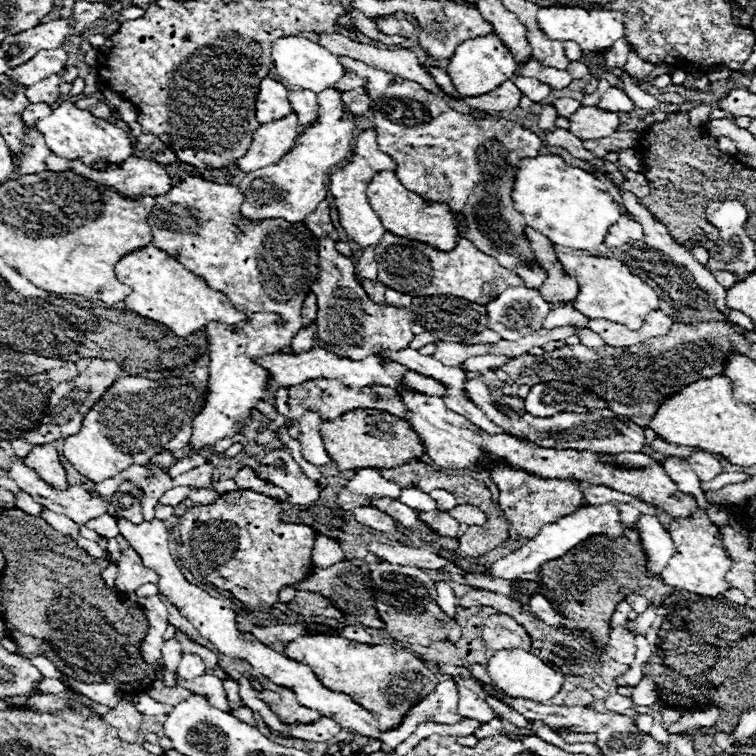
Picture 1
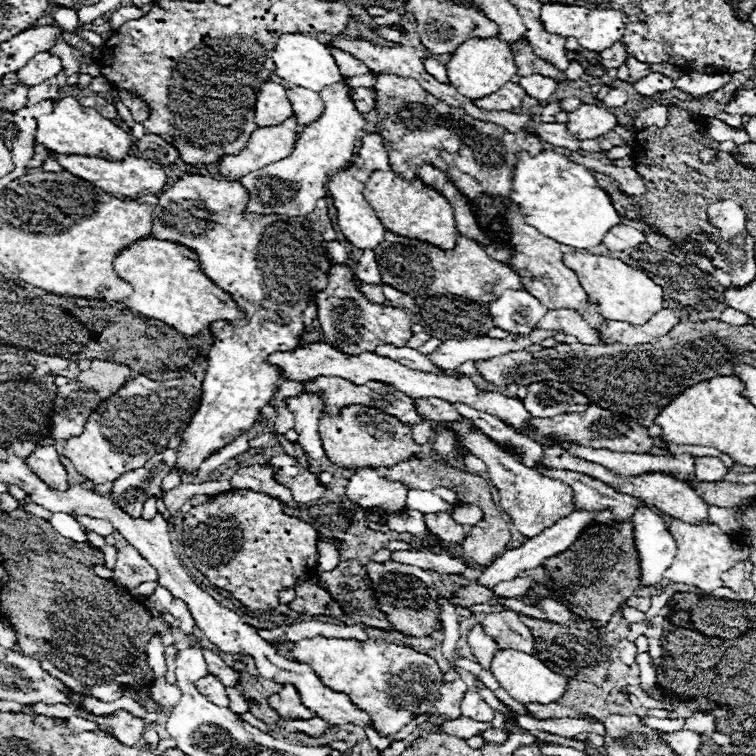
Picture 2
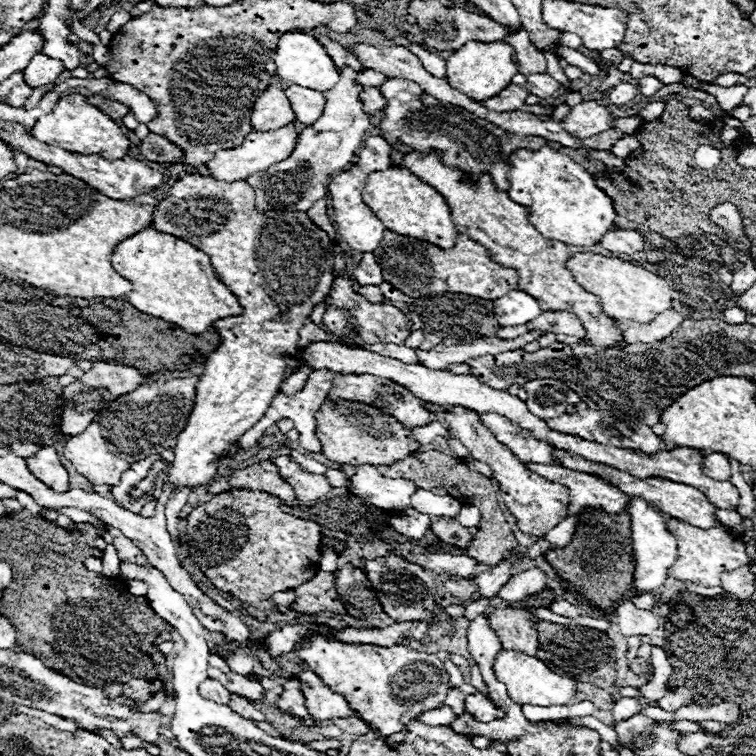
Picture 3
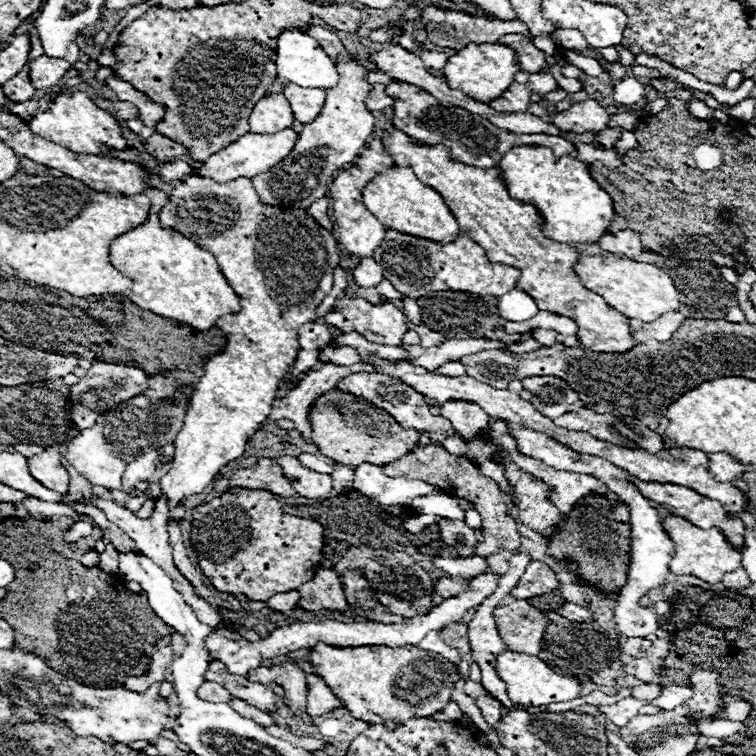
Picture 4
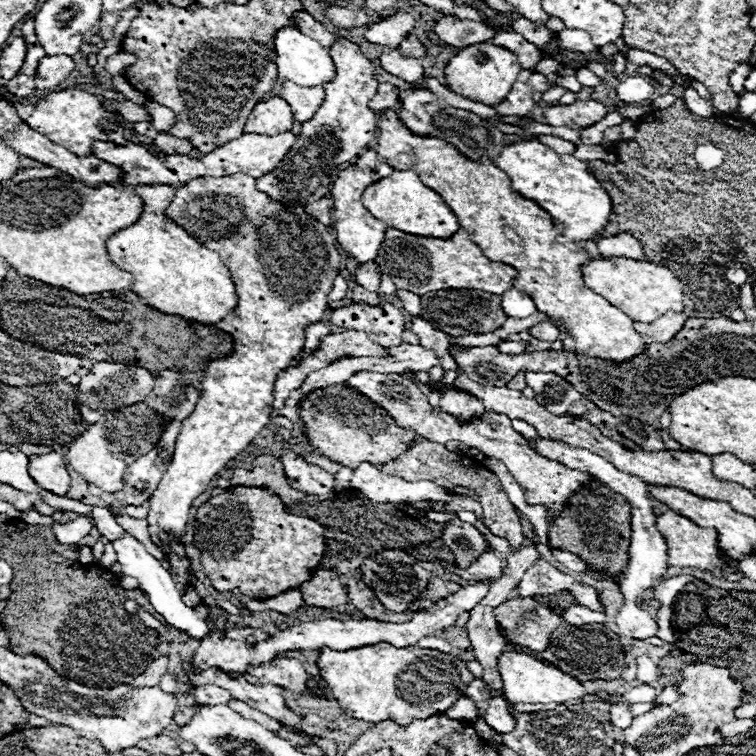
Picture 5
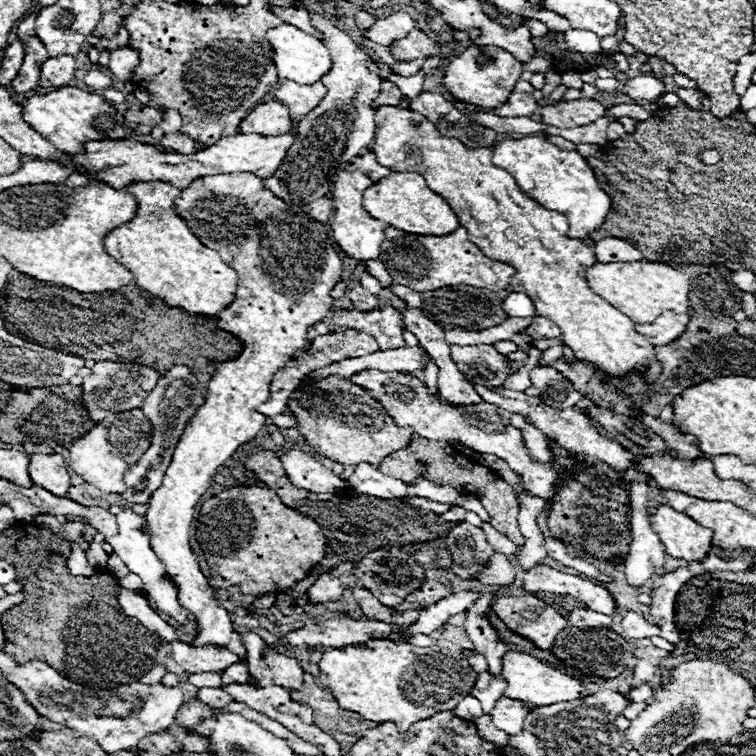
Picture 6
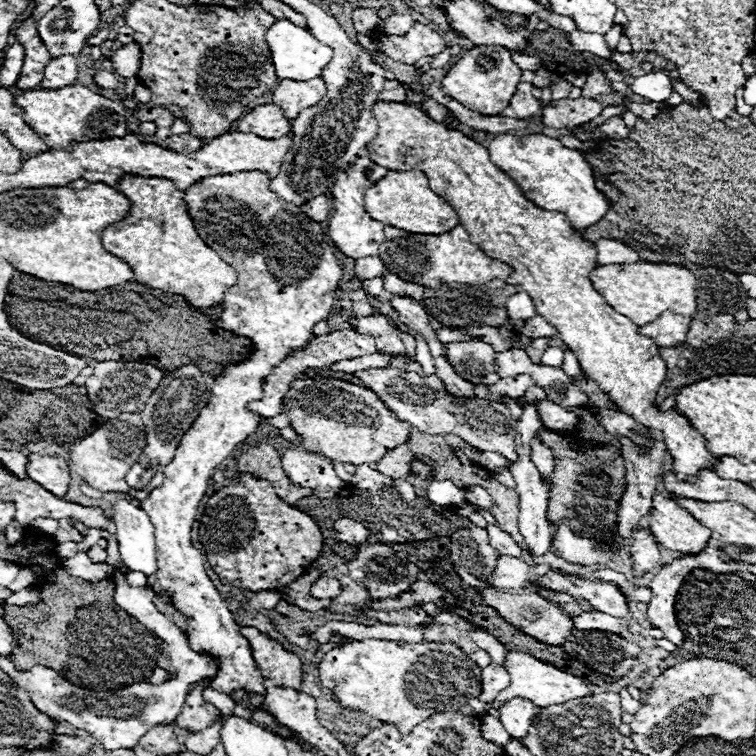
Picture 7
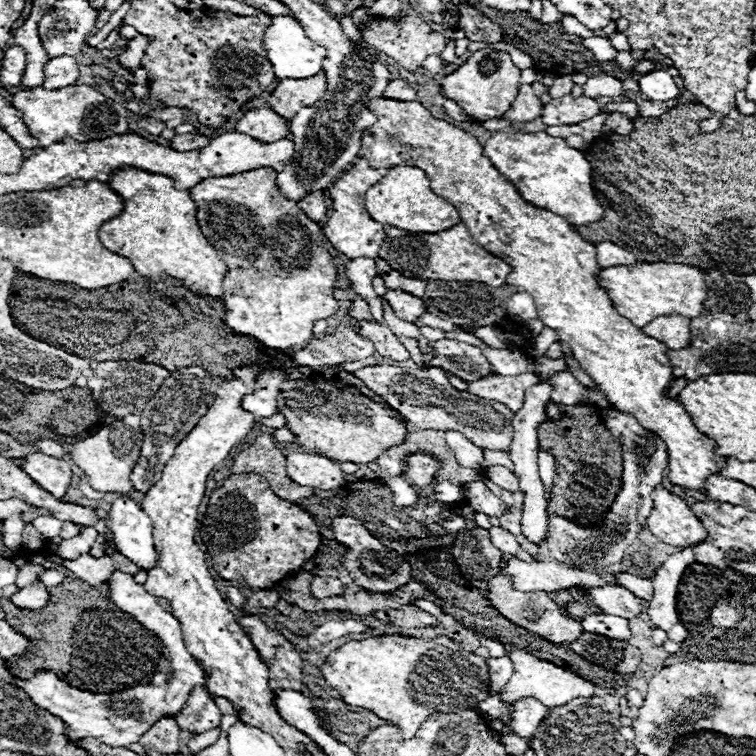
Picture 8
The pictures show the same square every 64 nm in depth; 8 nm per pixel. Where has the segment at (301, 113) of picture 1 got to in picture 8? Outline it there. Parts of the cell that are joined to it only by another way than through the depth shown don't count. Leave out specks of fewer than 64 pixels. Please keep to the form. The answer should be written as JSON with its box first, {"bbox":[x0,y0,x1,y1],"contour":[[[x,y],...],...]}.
{"bbox":[268,72,326,120],"contour":[[[320,72],[318,76],[306,78],[306,80],[286,78],[286,80],[278,82],[278,86],[274,88],[274,92],[268,98],[268,104],[280,116],[286,116],[286,120],[292,120],[300,108],[322,100],[324,92],[326,92],[324,72]]]}

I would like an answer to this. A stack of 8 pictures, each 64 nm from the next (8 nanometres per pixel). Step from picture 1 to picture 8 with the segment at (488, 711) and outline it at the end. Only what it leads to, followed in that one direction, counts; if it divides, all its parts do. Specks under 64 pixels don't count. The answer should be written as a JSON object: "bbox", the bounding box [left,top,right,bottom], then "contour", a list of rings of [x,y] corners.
{"bbox":[510,700,548,738],"contour":[[[516,700],[510,720],[510,730],[520,738],[530,738],[538,724],[548,716],[548,708],[538,700]]]}

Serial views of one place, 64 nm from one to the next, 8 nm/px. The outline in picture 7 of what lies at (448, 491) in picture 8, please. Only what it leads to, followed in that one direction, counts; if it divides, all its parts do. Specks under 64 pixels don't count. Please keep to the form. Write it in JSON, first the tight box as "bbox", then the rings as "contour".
{"bbox":[424,480,464,506],"contour":[[[428,480],[424,490],[428,494],[428,500],[434,504],[440,504],[440,506],[452,506],[452,504],[458,506],[464,502],[464,490],[454,486],[450,480],[446,480],[446,482]]]}

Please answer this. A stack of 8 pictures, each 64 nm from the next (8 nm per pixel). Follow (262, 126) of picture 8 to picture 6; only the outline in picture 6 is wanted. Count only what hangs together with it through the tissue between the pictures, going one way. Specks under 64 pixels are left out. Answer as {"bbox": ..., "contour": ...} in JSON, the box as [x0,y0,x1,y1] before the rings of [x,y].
{"bbox":[240,100,292,136],"contour":[[[278,100],[258,104],[242,122],[240,132],[260,136],[280,136],[292,130],[292,118],[288,106]]]}

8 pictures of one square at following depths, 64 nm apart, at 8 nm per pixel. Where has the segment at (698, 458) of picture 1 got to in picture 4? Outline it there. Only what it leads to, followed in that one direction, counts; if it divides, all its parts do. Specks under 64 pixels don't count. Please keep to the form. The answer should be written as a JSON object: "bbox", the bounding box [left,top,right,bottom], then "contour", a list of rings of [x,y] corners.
{"bbox":[708,452,744,482],"contour":[[[726,452],[708,454],[708,460],[710,460],[710,466],[708,466],[710,468],[710,474],[718,482],[732,482],[734,478],[740,478],[744,474],[744,466],[740,462],[736,462]]]}

